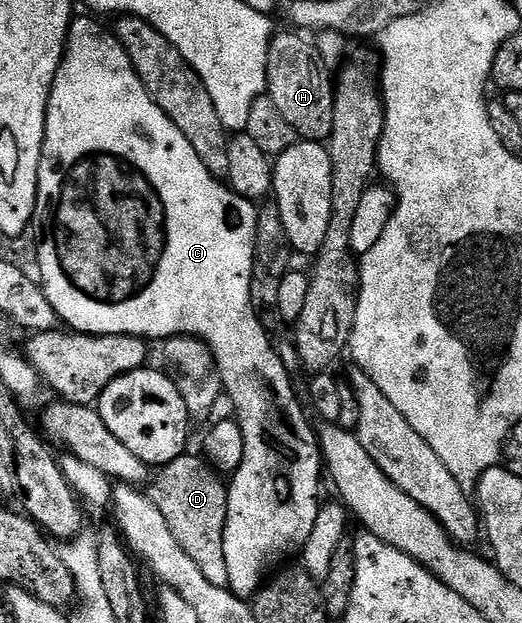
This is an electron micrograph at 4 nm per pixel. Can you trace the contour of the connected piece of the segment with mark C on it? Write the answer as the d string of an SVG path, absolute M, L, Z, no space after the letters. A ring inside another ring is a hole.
M75 16L70 23L70 32L66 39L66 52L63 56L60 67L54 76L54 86L50 88L50 101L46 105L46 134L44 135L44 147L42 148L42 158L40 159L40 171L38 172L38 211L36 214L37 224L42 224L42 242L38 245L38 269L42 272L40 276L40 284L42 290L48 295L48 303L52 303L54 312L57 313L59 322L65 323L67 321L69 328L76 333L132 333L135 335L141 334L143 331L141 321L146 321L147 338L158 337L157 339L165 339L168 337L199 337L203 343L212 351L212 355L218 364L218 370L222 376L222 388L228 396L232 397L232 403L235 404L234 417L236 424L240 427L240 431L244 435L244 459L240 463L240 467L232 474L232 480L228 485L228 492L230 498L228 499L228 519L224 527L224 559L228 563L228 579L229 590L235 597L243 599L250 599L257 594L258 590L264 584L264 578L271 572L270 568L274 565L274 560L277 557L286 557L290 552L301 550L302 546L306 544L308 535L312 535L312 527L316 527L316 515L320 508L320 500L318 501L318 480L324 477L324 460L318 444L318 435L315 432L315 426L312 424L311 418L307 416L307 410L304 408L303 402L298 400L292 389L292 376L285 370L284 364L281 363L280 358L276 355L276 351L270 342L271 334L262 326L262 321L258 318L258 313L254 310L254 305L250 302L250 280L254 277L254 261L256 262L256 223L254 217L258 214L255 202L248 198L239 197L230 188L229 184L223 183L219 178L210 174L208 167L204 167L204 163L200 163L200 155L196 155L196 150L193 149L192 143L188 143L188 139L184 139L184 134L180 132L180 127L176 127L176 123L172 123L172 119L168 119L168 115L164 115L164 111L160 111L160 107L148 95L148 91L144 87L144 83L140 83L140 79L134 70L132 59L128 59L128 55L124 51L124 47L119 43L117 37L109 28L105 29L102 25L97 25L90 17Z

